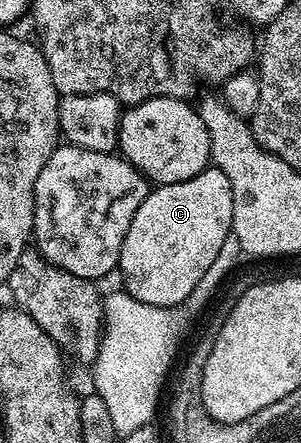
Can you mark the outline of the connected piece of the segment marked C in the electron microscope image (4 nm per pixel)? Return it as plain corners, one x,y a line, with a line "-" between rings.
208,168
177,184
156,185
141,208
137,208
137,216
133,216
133,224
129,224
129,232
125,232
125,240
121,244
117,265
123,273
122,289
142,304
182,307
216,259
221,244
225,244
226,238
232,235
232,220
233,188
229,188
229,176
225,176
225,172

